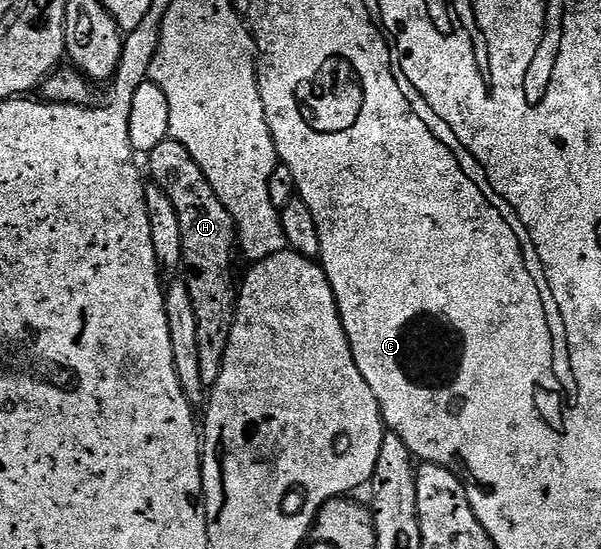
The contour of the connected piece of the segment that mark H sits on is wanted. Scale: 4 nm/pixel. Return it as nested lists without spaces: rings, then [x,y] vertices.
[[[168,137],[146,156],[145,167],[151,170],[150,182],[164,191],[173,203],[180,221],[182,266],[187,267],[185,282],[189,297],[193,297],[193,309],[197,309],[197,354],[201,356],[201,381],[210,385],[217,381],[221,365],[225,361],[225,349],[229,345],[231,326],[235,320],[237,279],[231,276],[231,254],[237,251],[235,222],[221,205],[213,185],[205,181],[205,173],[189,157],[189,149]]]

